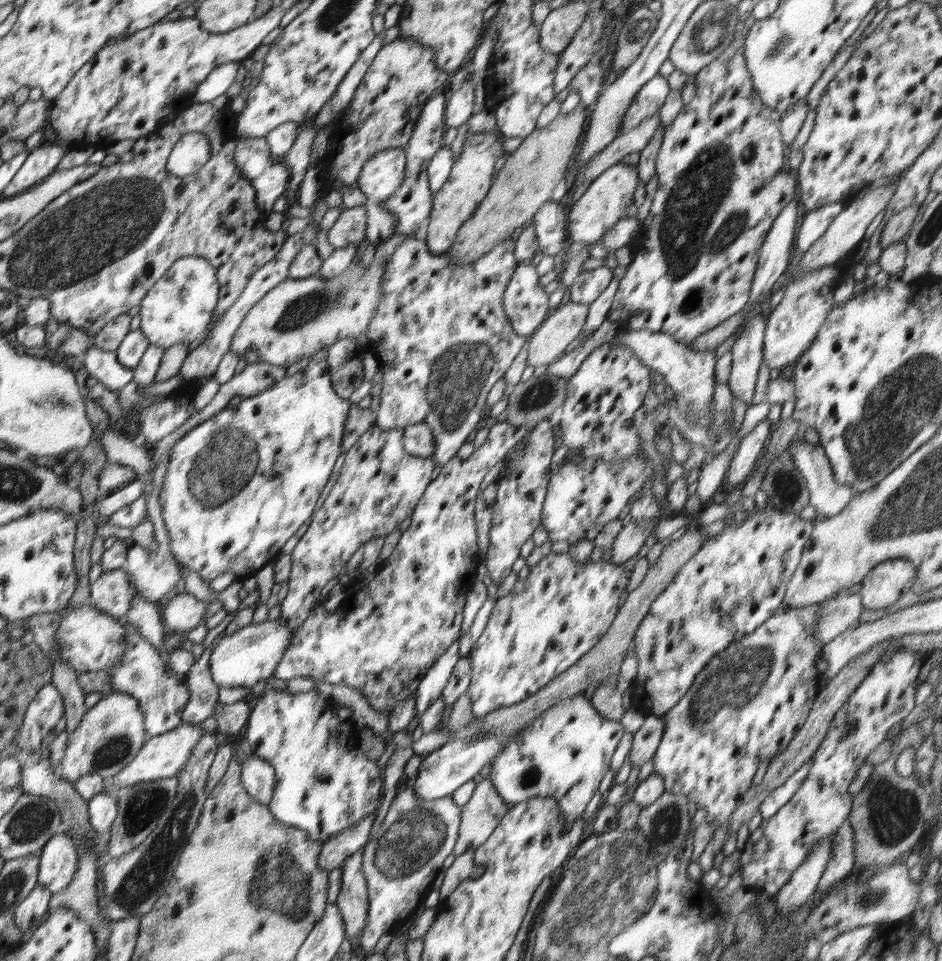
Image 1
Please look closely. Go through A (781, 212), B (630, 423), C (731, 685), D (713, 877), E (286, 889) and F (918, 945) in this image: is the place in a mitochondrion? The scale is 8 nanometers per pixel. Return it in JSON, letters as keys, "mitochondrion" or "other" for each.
{"A":"other","B":"other","C":"mitochondrion","D":"other","E":"mitochondrion","F":"other"}

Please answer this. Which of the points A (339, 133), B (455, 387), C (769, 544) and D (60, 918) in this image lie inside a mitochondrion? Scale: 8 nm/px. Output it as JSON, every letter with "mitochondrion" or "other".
{"A":"other","B":"mitochondrion","C":"other","D":"other"}

